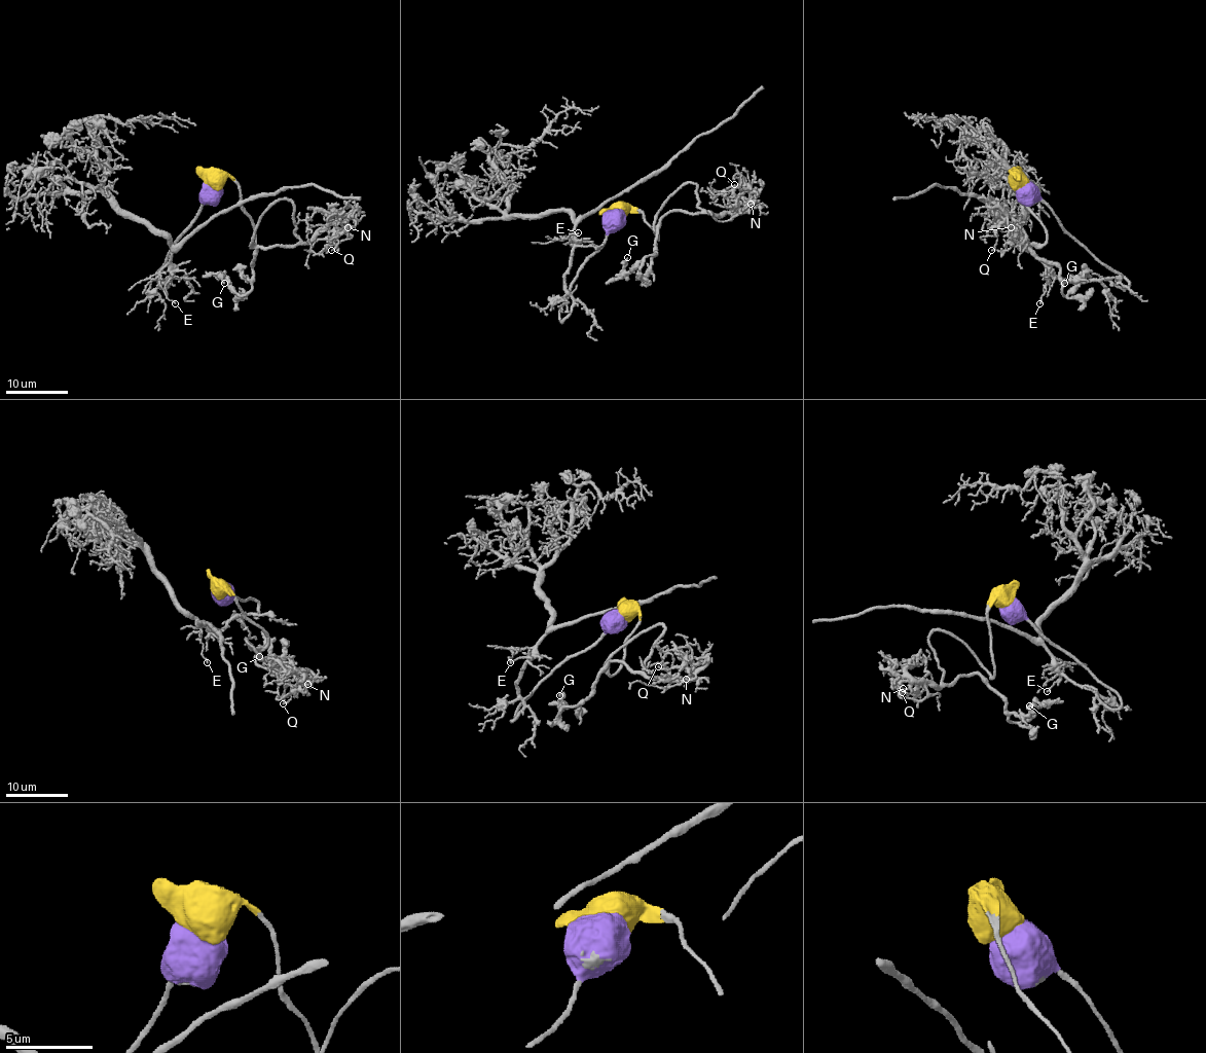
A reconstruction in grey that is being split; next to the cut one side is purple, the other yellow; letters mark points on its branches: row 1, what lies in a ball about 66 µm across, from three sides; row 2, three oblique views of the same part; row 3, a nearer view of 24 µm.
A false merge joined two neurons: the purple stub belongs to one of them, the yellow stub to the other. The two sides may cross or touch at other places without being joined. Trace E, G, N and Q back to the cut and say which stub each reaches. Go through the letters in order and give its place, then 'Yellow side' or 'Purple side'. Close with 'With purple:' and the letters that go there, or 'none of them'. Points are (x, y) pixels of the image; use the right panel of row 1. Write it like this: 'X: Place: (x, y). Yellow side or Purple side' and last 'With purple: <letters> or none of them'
E: Place: (1039, 303). Purple side
G: Place: (1064, 283). Yellow side
N: Place: (1011, 227). Yellow side
Q: Place: (991, 250). Yellow side
With purple: E

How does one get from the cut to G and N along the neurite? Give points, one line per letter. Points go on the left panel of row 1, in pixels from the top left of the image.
G: (212, 184), (239, 185), (254, 245), (288, 200), (299, 242), (258, 248), (245, 294), (224, 284)
N: (212, 184), (227, 175), (239, 185), (254, 245), (279, 200), (293, 204), (303, 242), (348, 215), (348, 227)

